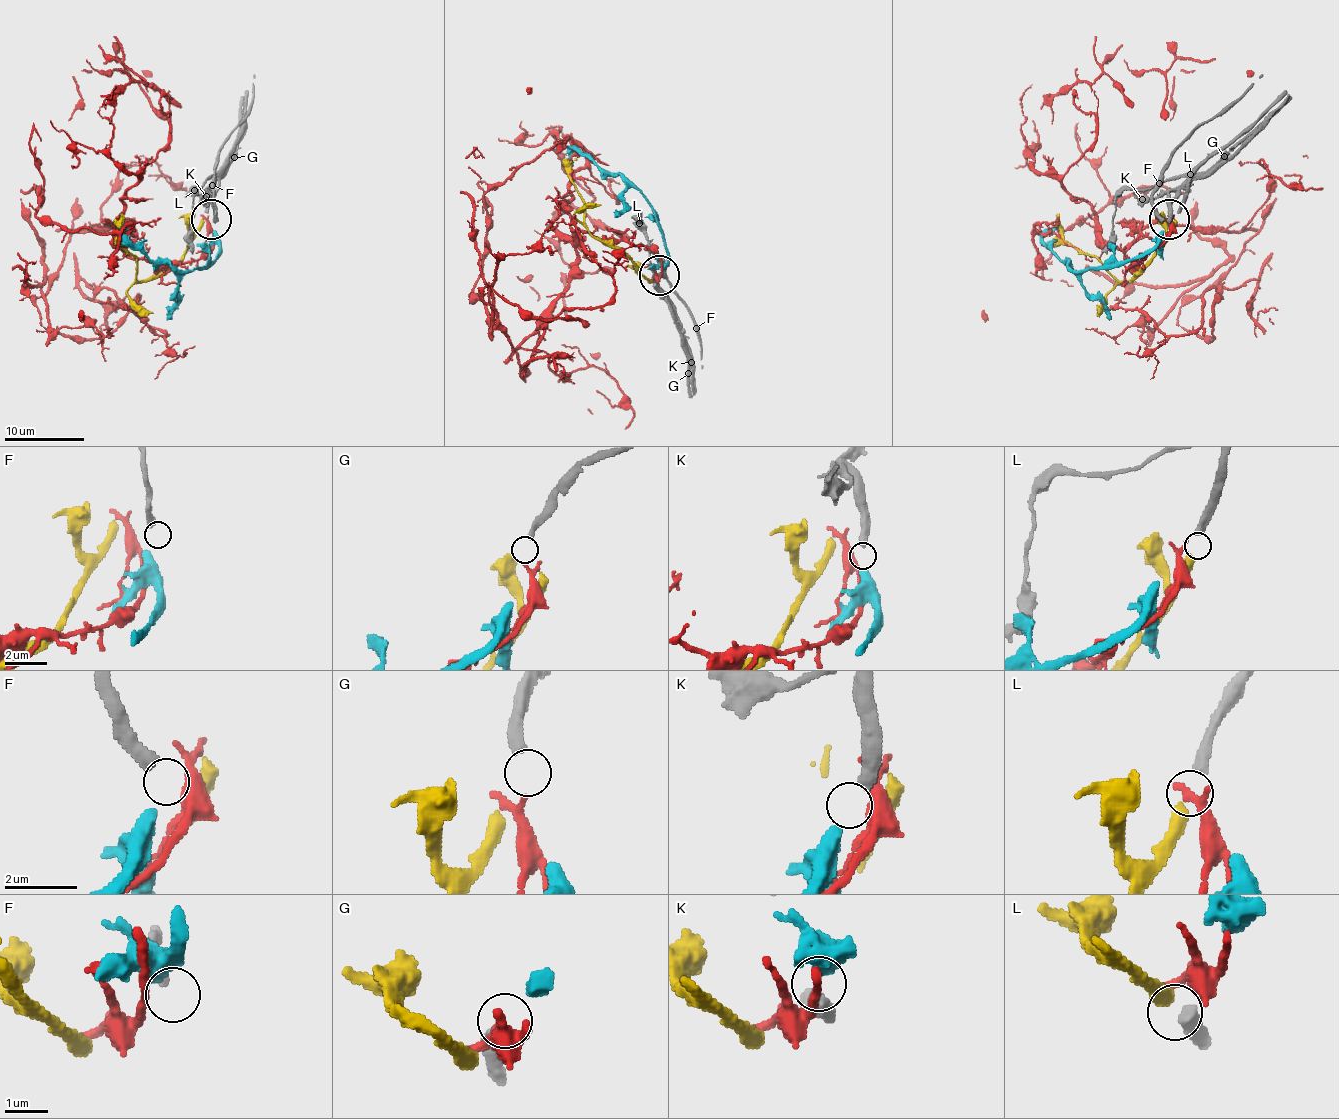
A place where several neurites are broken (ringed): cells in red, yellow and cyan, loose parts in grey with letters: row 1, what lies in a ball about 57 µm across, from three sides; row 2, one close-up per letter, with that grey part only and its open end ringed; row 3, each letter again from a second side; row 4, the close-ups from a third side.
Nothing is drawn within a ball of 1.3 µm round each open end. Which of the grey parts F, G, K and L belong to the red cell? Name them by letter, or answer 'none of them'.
none of them

